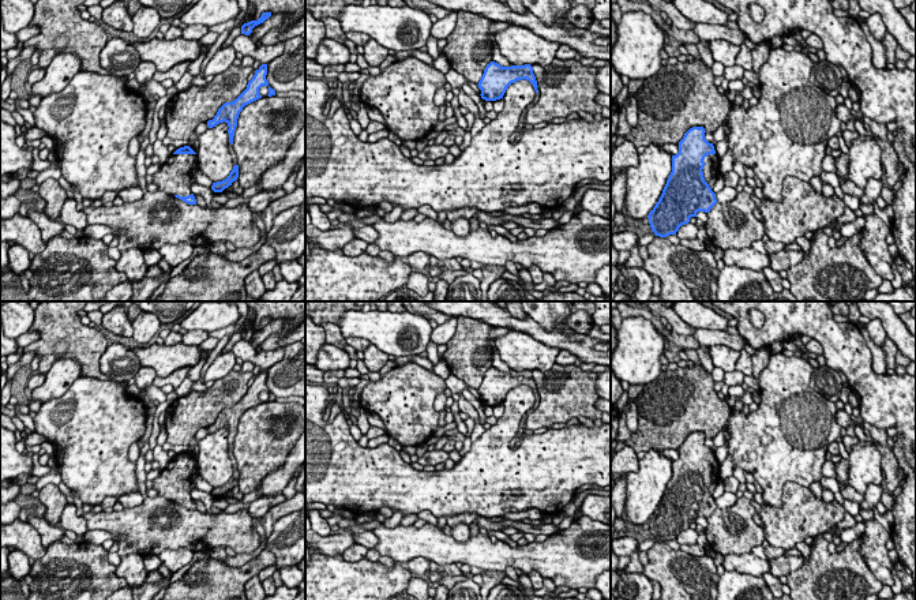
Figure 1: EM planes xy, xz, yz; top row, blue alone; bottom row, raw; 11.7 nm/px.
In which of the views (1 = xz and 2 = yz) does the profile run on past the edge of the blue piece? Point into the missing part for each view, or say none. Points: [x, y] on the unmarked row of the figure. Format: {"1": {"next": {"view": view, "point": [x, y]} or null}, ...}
{"1": {"next": null}, "2": {"next": {"view": "yz", "point": [710, 476]}}}

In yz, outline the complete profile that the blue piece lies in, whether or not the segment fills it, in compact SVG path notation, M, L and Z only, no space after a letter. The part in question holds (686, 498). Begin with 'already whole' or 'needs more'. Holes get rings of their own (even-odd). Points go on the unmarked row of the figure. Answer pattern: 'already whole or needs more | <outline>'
needs more | M703 432L690 434L679 447L679 458L672 461L672 477L658 507L647 521L656 541L676 540L682 530L688 529L691 522L697 522L698 517L709 518L717 509L712 494L720 483L720 464L713 449L705 445L705 438Z

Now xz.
already whole | M491 367L487 370L477 391L481 395L480 401L483 405L496 406L503 404L507 393L511 389L522 385L529 386L533 390L536 398L538 398L537 386L530 370L502 372L500 370Z

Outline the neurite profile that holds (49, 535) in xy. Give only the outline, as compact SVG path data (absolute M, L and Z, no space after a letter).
M37 514L29 517L29 524L40 533L45 550L65 536L60 526L52 526L44 517Z

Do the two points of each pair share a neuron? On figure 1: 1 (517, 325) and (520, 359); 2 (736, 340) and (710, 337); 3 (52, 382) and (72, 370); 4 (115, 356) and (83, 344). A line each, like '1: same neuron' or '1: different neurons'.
1: different neurons
2: same neuron
3: same neuron
4: different neurons

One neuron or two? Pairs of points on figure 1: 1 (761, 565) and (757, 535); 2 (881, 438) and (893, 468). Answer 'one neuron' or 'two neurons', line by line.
1: two neurons
2: one neuron

